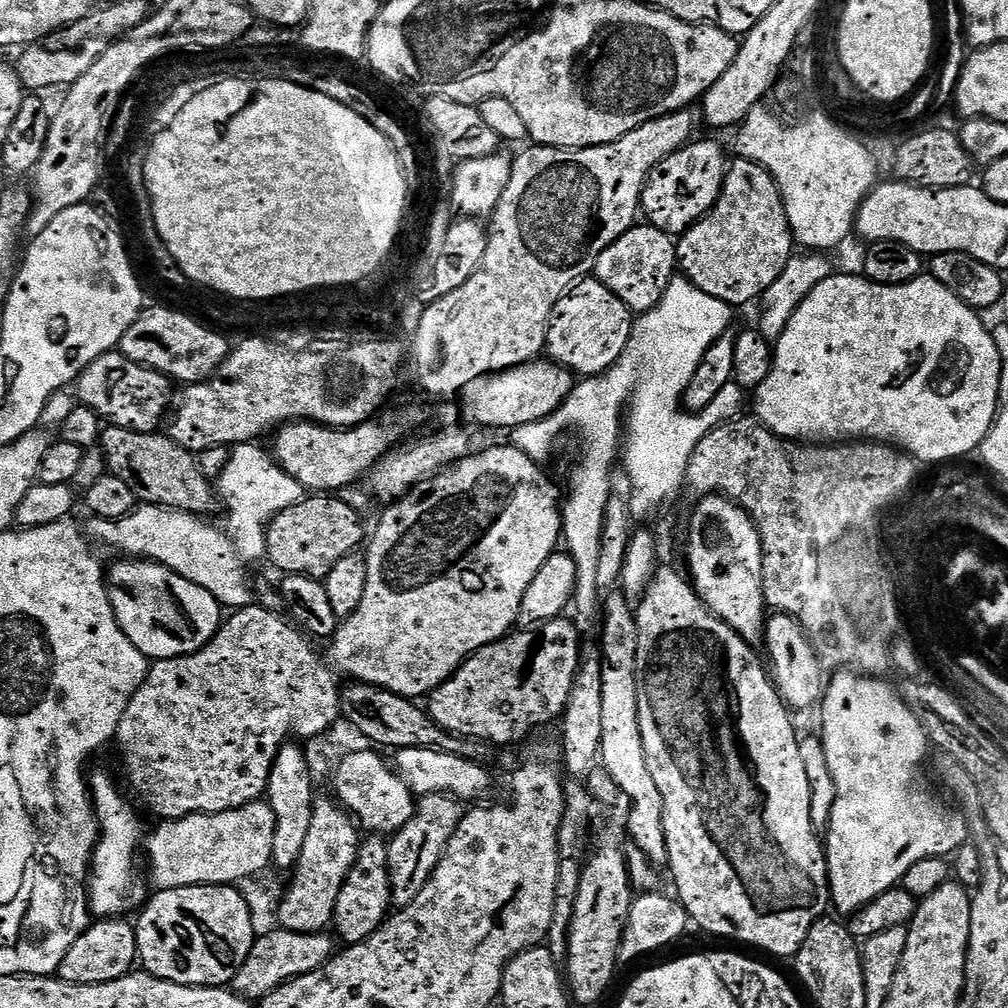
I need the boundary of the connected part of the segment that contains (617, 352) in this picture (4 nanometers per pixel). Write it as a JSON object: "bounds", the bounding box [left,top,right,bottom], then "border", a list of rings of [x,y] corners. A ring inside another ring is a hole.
{"bounds":[546,278,634,378],"border":[[[585,278],[572,285],[554,306],[548,319],[546,352],[555,363],[584,378],[601,376],[618,362],[630,342],[634,314],[608,288],[595,278]]]}

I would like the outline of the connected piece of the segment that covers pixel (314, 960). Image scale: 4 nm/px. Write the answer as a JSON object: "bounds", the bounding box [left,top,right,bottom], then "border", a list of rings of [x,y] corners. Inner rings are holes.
{"bounds":[231,927,334,1001],"border":[[[277,927],[275,931],[265,936],[264,933],[257,935],[250,946],[250,954],[246,954],[246,962],[242,962],[238,974],[234,974],[231,991],[246,1001],[264,1000],[266,994],[278,990],[278,986],[324,967],[334,955],[333,937],[324,932],[291,932],[282,927]]]}

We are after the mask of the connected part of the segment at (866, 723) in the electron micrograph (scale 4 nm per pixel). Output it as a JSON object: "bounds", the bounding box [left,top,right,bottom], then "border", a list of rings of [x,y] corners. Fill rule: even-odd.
{"bounds":[820,670,970,918],"border":[[[840,670],[836,676],[827,681],[823,690],[822,707],[820,712],[820,724],[824,727],[824,760],[828,763],[828,772],[832,775],[832,784],[836,787],[836,797],[832,800],[832,813],[828,816],[828,840],[826,836],[826,855],[828,857],[828,890],[830,893],[830,904],[833,909],[841,912],[844,918],[851,917],[852,913],[866,906],[878,894],[897,887],[903,881],[906,870],[914,866],[914,862],[922,862],[922,858],[934,858],[935,856],[951,857],[964,844],[969,843],[970,833],[968,830],[968,819],[963,812],[957,810],[951,803],[943,804],[938,797],[932,793],[930,785],[924,781],[924,759],[928,756],[930,741],[928,733],[920,717],[904,699],[896,688],[892,689],[887,684],[887,679],[874,676],[865,676],[851,670]]]}

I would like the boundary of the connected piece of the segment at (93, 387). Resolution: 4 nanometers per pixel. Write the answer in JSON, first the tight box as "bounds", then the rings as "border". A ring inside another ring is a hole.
{"bounds":[78,350,170,432],"border":[[[113,350],[99,356],[85,372],[78,377],[80,384],[79,403],[93,408],[101,421],[114,428],[125,428],[135,432],[156,432],[164,407],[168,404],[170,381],[161,372],[155,372],[141,364],[130,362],[120,351]]]}

